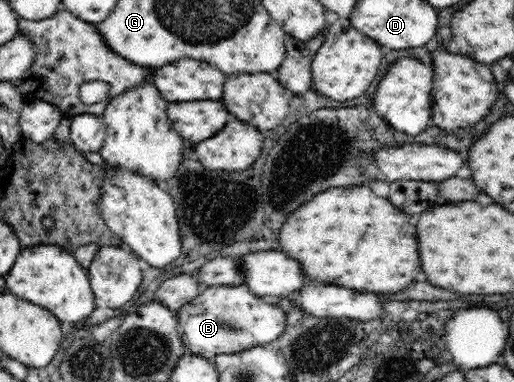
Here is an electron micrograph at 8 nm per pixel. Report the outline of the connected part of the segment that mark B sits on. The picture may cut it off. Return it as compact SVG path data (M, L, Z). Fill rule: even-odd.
M247 284L237 287L213 286L204 288L195 299L177 311L175 331L188 353L213 362L218 355L235 354L252 347L276 343L287 327L285 310L251 293Z

